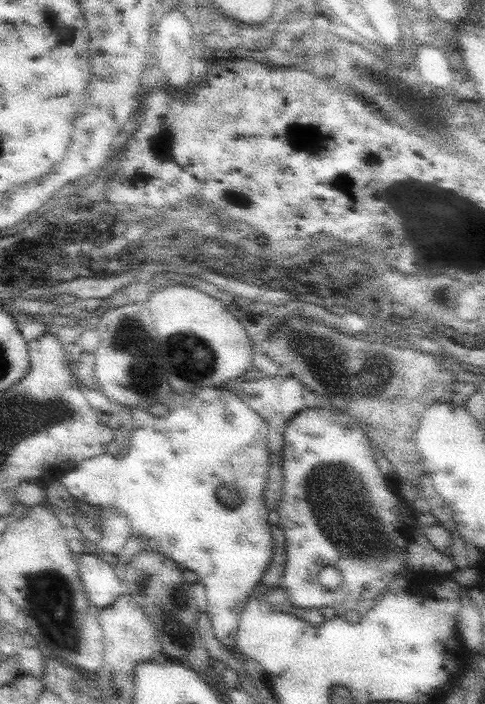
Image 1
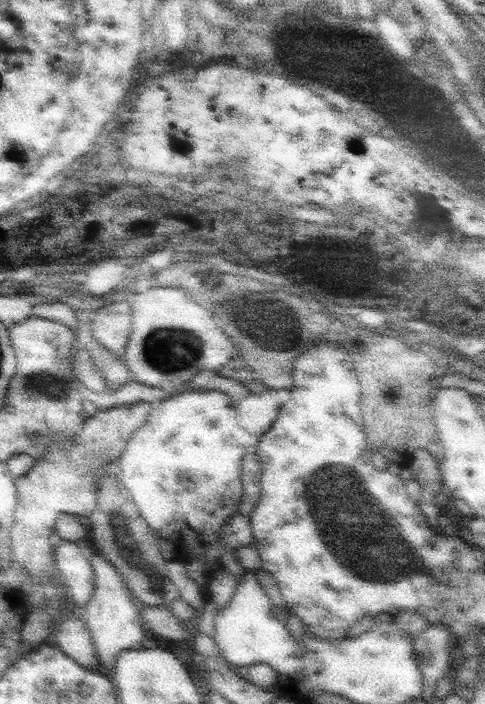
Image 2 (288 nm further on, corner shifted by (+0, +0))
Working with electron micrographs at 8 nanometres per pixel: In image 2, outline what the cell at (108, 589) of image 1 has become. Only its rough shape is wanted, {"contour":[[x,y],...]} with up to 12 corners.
{"contour":[[61,542],[55,564],[69,600],[83,608],[95,588],[93,542]]}

